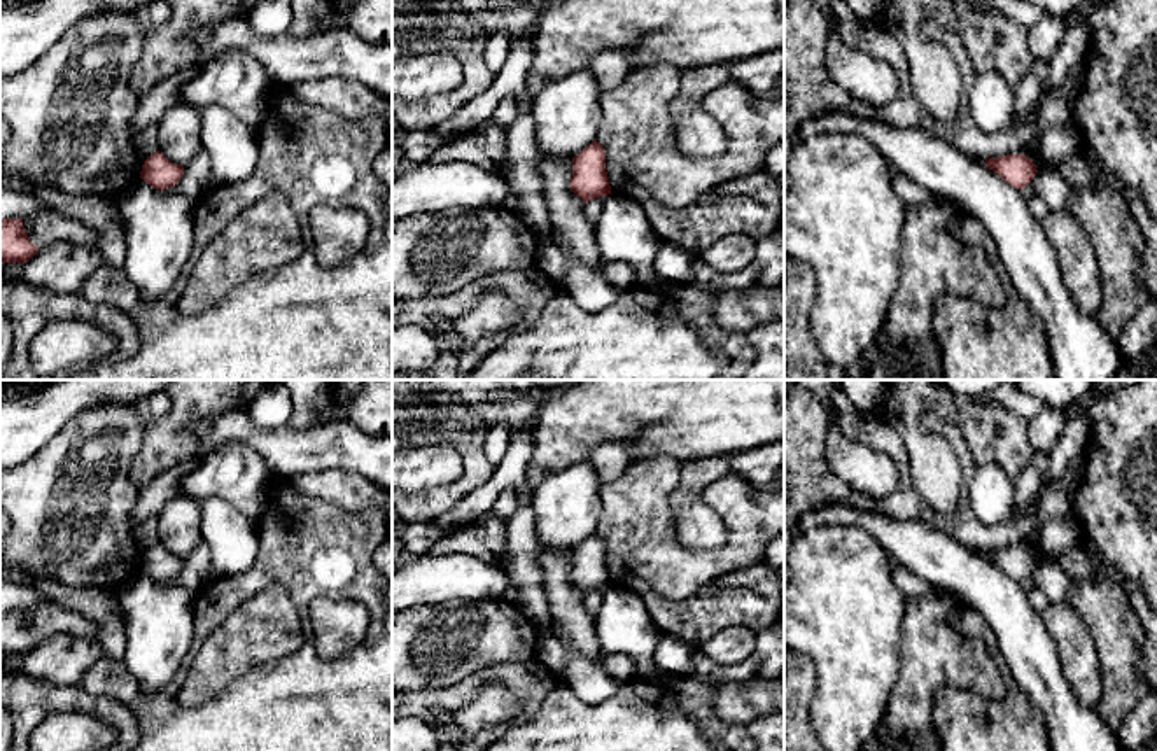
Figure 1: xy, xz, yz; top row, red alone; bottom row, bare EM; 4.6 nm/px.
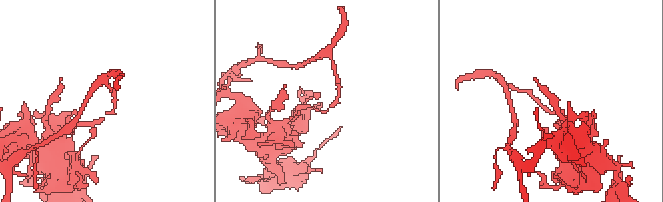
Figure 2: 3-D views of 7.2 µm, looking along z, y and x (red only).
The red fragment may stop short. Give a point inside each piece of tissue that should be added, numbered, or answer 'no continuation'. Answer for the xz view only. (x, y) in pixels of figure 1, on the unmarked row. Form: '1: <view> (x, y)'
no continuation

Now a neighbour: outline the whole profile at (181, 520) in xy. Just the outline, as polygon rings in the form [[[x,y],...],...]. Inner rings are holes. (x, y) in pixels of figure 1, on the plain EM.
[[[175,497],[159,513],[159,544],[175,557],[187,557],[201,539],[201,513],[194,501]]]

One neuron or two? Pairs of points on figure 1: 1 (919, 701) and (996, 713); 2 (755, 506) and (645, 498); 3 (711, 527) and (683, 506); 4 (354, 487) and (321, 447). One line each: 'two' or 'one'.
1: two
2: one
3: one
4: two

